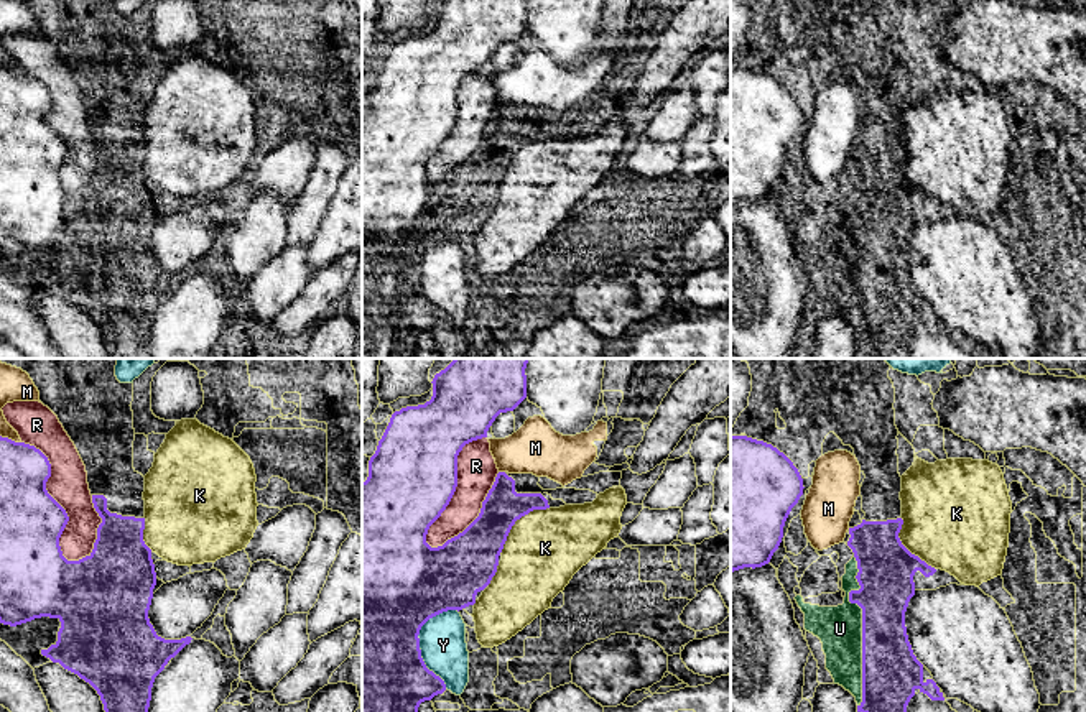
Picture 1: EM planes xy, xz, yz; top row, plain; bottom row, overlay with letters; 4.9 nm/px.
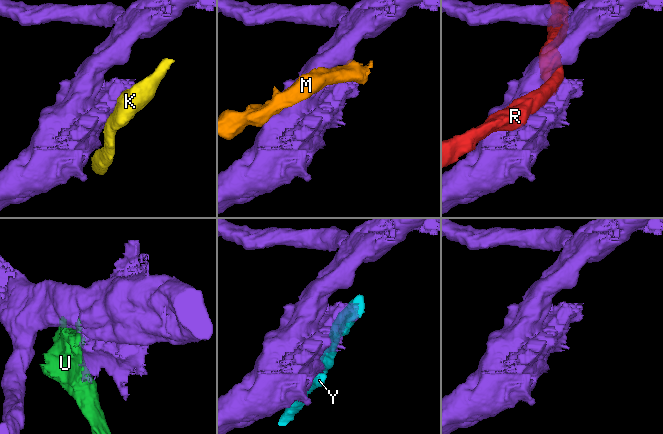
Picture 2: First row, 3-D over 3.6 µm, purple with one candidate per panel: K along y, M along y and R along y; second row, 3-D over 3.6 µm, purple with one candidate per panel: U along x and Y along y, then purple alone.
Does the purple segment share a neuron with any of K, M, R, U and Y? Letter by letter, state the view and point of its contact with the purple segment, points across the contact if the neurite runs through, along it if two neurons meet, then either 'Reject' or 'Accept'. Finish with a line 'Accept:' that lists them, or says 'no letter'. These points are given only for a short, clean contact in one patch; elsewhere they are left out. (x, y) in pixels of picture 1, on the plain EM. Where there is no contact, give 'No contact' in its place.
K: Touches purple at xz (515, 152). Reject
M: Touches purple at xz (502, 104). Reject
R: Touches purple at xz (456, 117). Reject
U: Touches purple at yz (863, 258). Reject
Y: Touches purple at xz (418, 273). Reject
Accept: no letter

